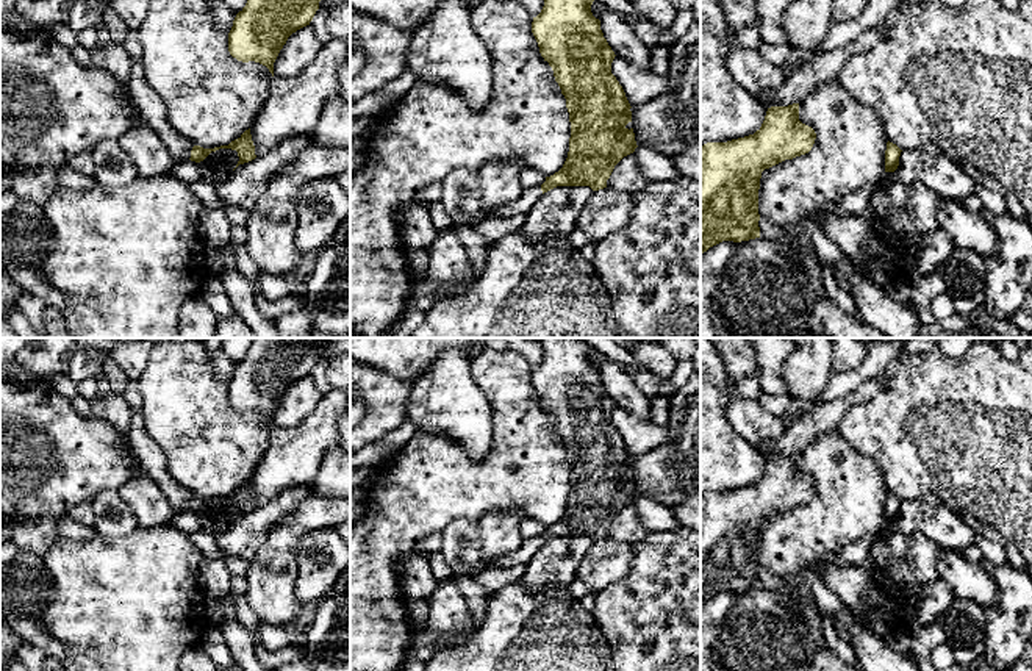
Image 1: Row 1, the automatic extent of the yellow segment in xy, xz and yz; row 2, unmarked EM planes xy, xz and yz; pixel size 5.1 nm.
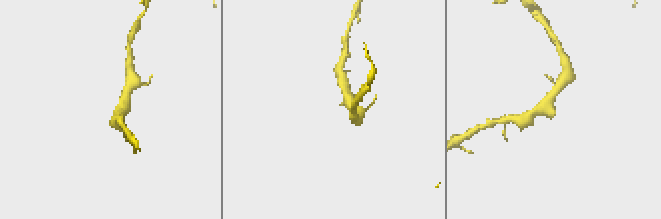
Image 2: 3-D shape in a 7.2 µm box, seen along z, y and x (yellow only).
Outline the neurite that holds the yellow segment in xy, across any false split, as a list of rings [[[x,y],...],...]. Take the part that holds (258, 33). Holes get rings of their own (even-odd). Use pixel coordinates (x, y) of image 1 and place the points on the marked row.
[[[247,0],[245,6],[236,14],[228,33],[228,52],[242,63],[255,61],[269,69],[274,77],[274,63],[286,44],[288,38],[297,30],[310,25],[321,0]]]

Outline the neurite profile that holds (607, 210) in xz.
[[[604,188],[594,191],[579,213],[575,228],[583,231],[591,242],[597,242],[625,227],[635,200],[630,192]]]

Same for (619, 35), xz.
[[[608,11],[600,17],[600,30],[616,56],[622,56],[638,67],[650,69],[650,48],[635,34],[627,19]]]

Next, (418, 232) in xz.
[[[419,202],[403,210],[400,216],[400,235],[407,253],[425,253],[428,257],[438,231],[428,210]]]

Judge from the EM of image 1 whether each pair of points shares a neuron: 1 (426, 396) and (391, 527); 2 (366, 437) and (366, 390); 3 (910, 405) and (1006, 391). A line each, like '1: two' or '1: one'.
1: two
2: one
3: one

